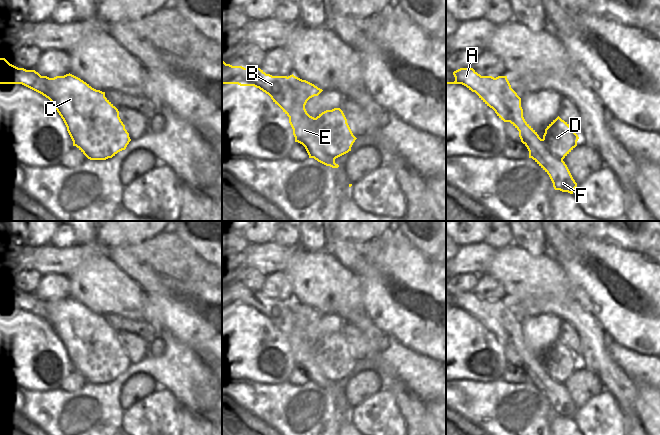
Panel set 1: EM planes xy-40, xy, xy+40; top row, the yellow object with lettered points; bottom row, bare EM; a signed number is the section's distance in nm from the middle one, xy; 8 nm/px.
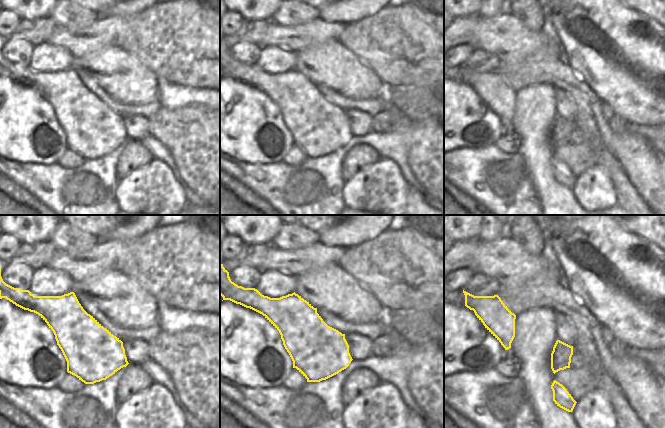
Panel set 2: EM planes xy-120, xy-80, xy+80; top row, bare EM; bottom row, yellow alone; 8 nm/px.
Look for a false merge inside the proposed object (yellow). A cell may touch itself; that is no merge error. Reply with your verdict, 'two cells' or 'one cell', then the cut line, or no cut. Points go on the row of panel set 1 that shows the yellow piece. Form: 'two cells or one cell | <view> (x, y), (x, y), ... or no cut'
two cells | xy+40 (511, 88), (511, 99), (505, 105), (508, 121)

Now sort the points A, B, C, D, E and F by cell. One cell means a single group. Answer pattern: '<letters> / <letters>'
A C D E F / B

